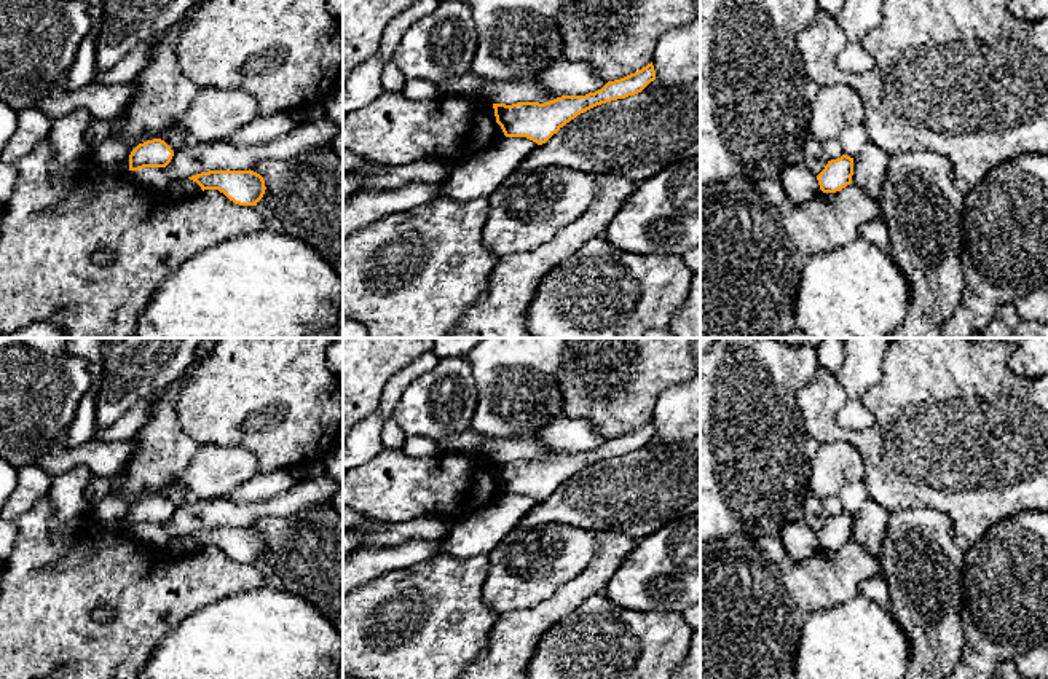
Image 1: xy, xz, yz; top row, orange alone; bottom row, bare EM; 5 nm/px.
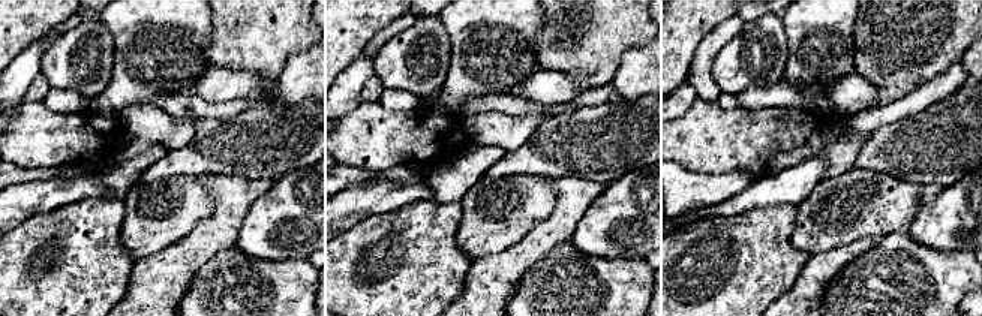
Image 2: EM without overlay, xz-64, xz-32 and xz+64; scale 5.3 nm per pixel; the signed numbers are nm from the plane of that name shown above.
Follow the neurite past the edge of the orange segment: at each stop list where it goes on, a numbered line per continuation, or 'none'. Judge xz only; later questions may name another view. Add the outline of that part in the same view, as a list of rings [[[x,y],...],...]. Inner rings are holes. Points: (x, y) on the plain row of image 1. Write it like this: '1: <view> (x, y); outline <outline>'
1: xz (638, 493); outline [[[700,435],[664,442],[651,438],[641,449],[597,462],[566,480],[546,500],[538,502],[518,528],[547,523],[576,526],[595,532],[617,531],[636,540],[664,524],[700,512]]]

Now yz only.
1: yz (870, 523); outline [[[866,502],[853,513],[852,540],[858,542],[871,555],[879,555],[888,526],[890,513],[877,502]]]

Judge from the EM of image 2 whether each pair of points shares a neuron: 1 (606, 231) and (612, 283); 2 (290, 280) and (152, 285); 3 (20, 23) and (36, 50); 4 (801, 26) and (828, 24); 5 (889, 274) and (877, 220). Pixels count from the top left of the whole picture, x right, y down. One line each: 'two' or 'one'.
1: two
2: two
3: two
4: one
5: two

